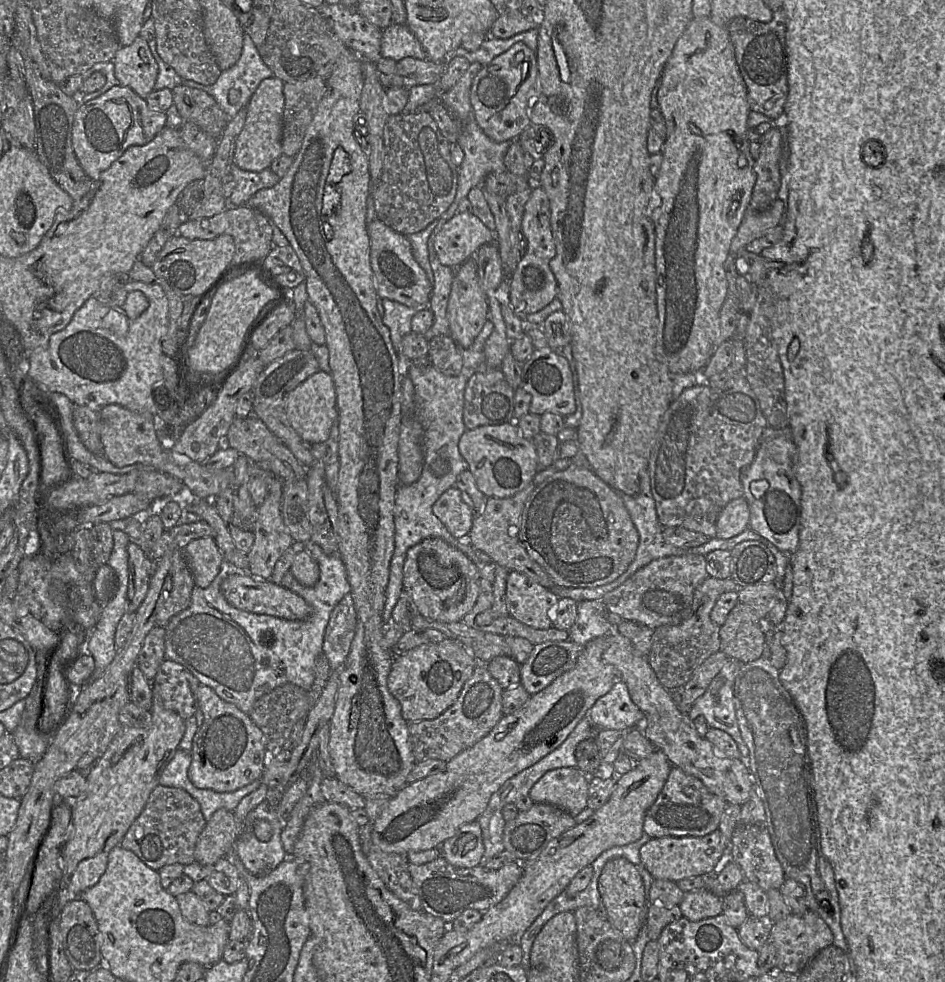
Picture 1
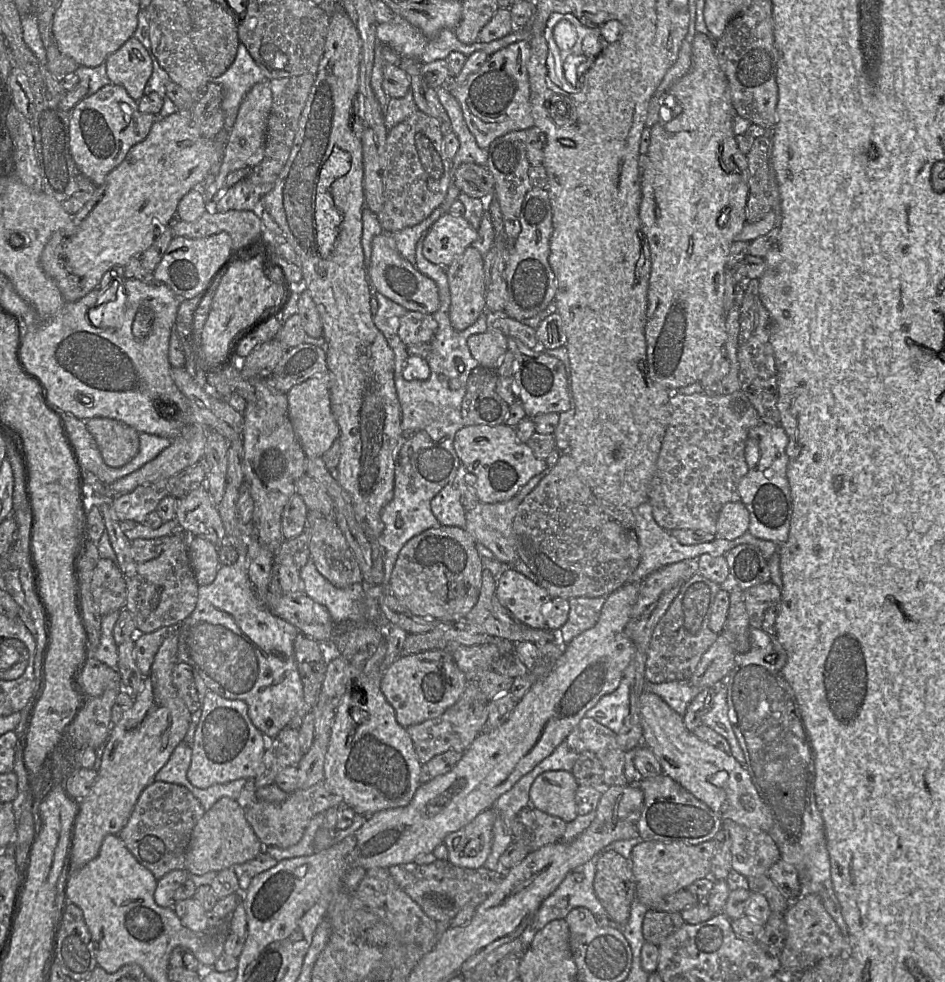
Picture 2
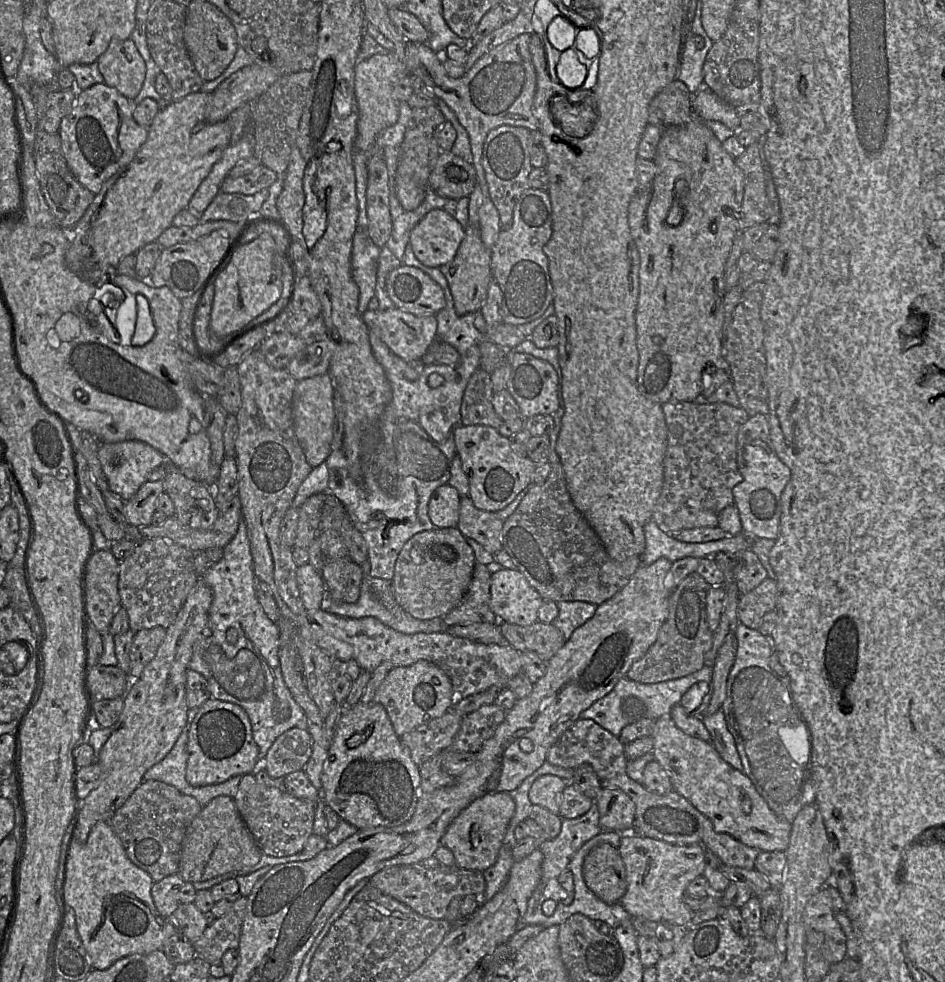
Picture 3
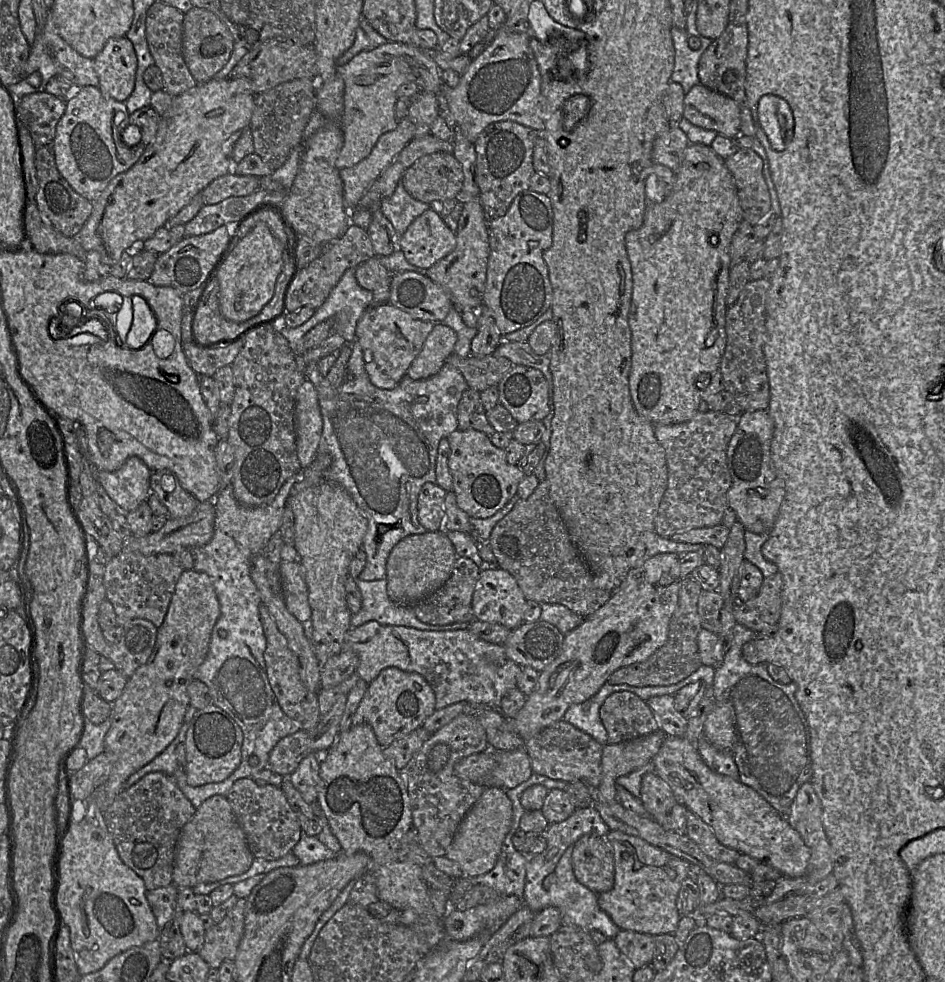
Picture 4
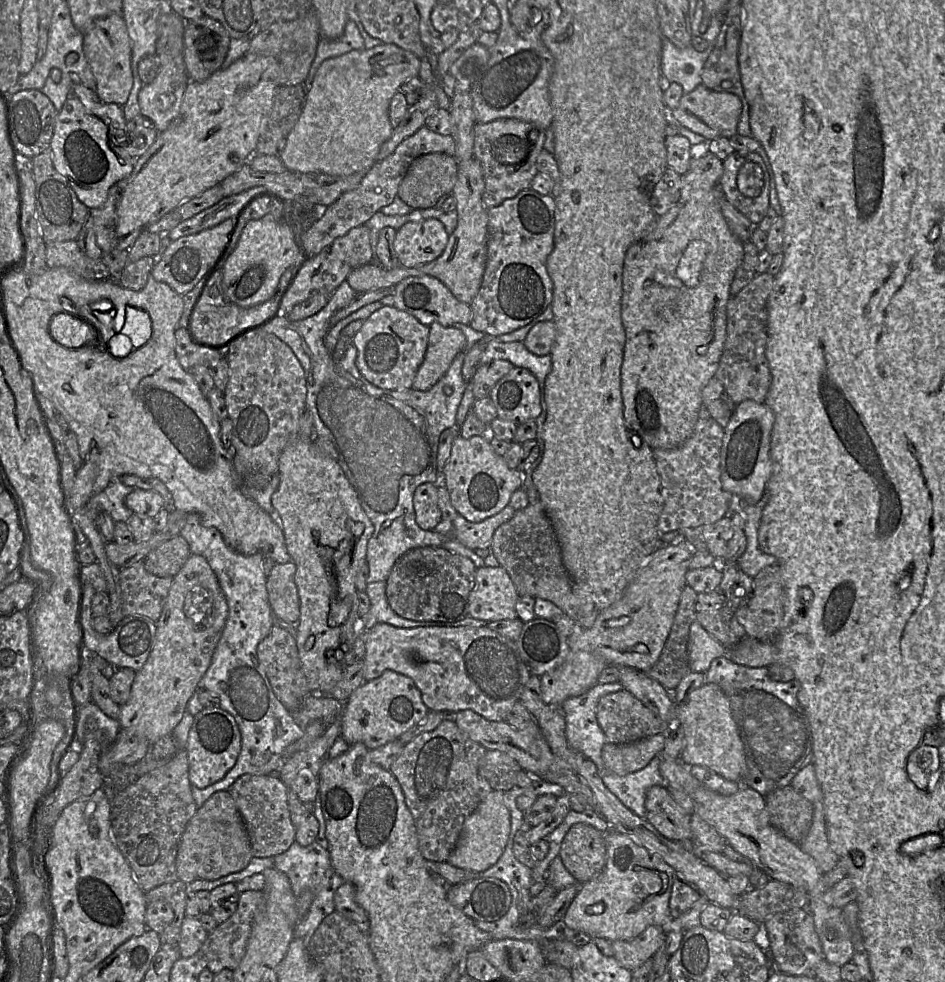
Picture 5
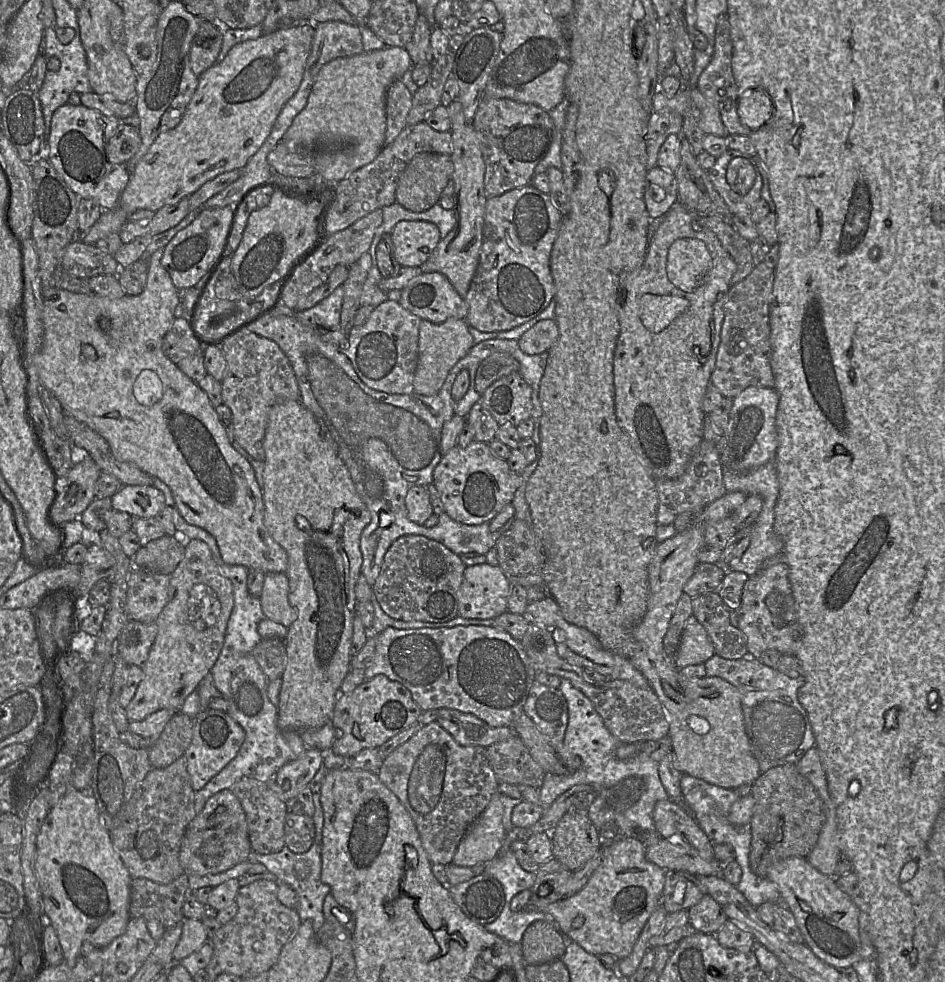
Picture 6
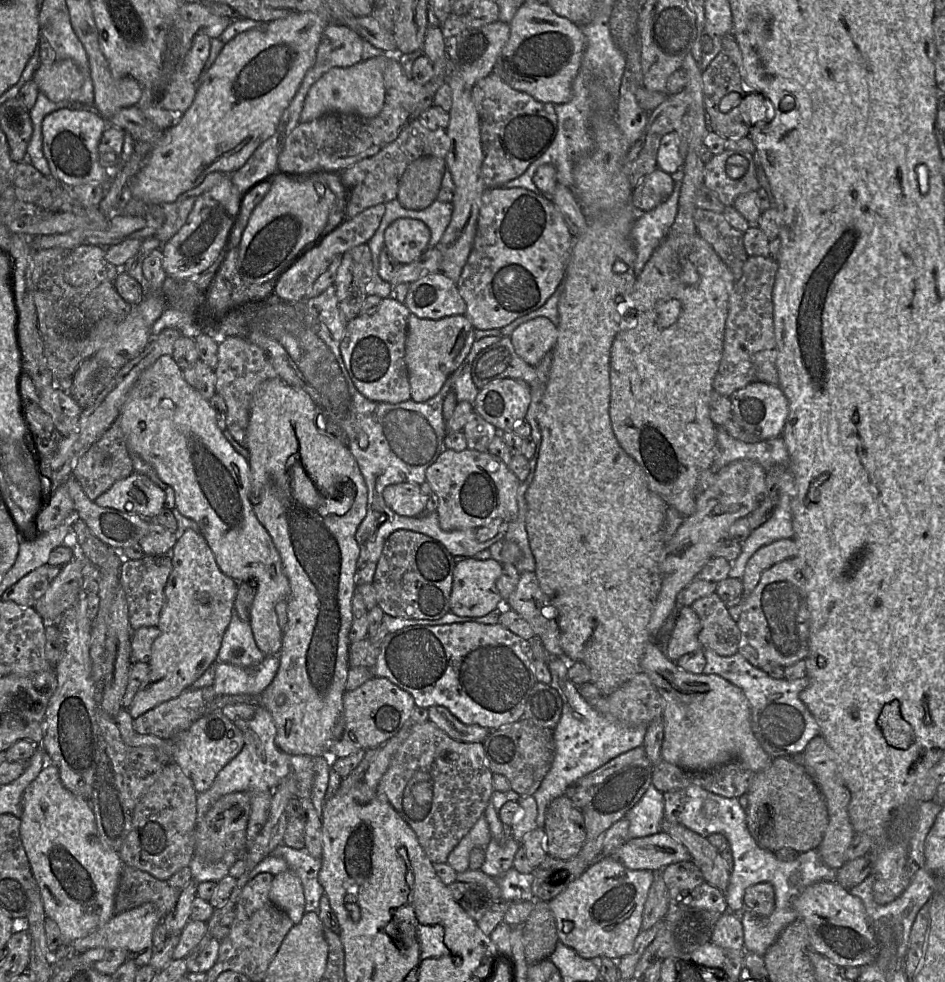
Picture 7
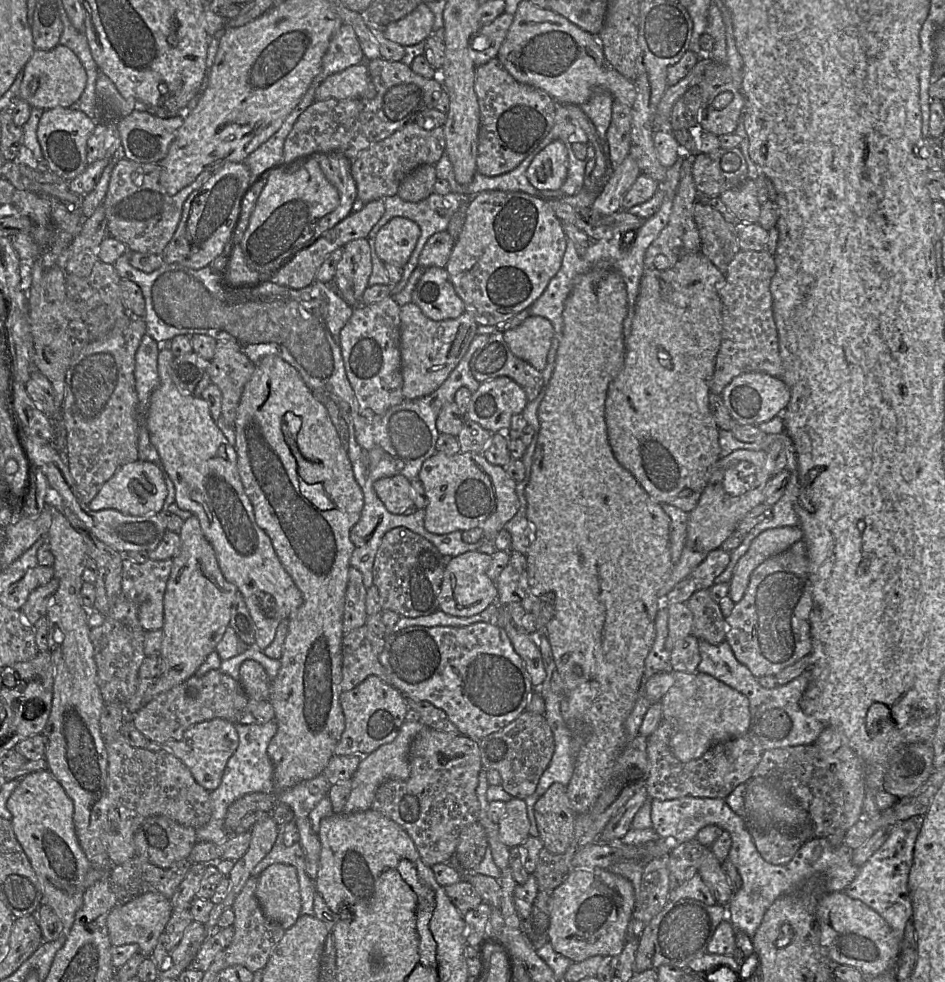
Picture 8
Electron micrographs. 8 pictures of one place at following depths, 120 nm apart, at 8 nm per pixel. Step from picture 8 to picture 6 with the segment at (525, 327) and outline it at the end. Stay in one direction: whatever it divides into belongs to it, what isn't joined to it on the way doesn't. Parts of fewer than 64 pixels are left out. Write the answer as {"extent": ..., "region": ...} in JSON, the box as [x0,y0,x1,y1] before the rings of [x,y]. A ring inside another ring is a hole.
{"extent":[518,319,559,355],"region":[[[543,319],[527,330],[518,340],[522,352],[538,355],[548,352],[559,336],[555,319]]]}

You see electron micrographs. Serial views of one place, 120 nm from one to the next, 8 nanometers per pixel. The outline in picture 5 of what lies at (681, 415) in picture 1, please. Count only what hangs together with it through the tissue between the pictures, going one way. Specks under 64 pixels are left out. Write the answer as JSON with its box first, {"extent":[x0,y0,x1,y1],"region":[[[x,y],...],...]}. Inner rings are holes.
{"extent":[652,418,732,535],"region":[[[699,418],[691,436],[683,444],[673,449],[652,450],[664,501],[657,524],[660,535],[713,524],[731,508],[732,494],[723,489],[720,474],[723,435],[724,428],[713,418]]]}

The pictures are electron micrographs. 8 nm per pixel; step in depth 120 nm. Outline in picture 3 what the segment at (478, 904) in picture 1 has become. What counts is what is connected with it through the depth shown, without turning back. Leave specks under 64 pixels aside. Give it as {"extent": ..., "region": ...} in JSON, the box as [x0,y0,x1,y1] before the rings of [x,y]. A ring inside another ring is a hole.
{"extent":[368,863,486,919],"region":[[[421,863],[391,866],[380,870],[368,879],[368,883],[383,894],[405,904],[416,913],[431,919],[445,919],[447,908],[455,897],[473,894],[482,896],[486,888],[483,872],[454,866],[438,865],[426,868]]]}

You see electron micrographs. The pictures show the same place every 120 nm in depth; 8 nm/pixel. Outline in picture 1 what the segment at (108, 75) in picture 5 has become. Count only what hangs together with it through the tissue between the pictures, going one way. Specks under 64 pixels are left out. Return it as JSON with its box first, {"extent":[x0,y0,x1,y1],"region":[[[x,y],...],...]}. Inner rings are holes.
{"extent":[113,36,158,99],"region":[[[140,36],[125,47],[120,47],[113,59],[119,86],[126,86],[145,99],[154,90],[158,64],[148,43]]]}

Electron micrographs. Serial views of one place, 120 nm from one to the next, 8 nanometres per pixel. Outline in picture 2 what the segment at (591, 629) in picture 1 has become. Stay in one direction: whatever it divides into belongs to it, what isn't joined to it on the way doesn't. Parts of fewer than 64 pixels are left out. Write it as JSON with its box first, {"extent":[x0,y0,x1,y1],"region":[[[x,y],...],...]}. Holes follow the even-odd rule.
{"extent":[552,596,606,645],"region":[[[604,596],[602,597],[573,597],[573,598],[568,599],[569,600],[569,612],[568,612],[567,621],[560,627],[559,630],[552,631],[552,632],[557,632],[560,643],[562,643],[563,645],[566,645],[577,635],[581,634],[583,631],[593,627],[599,618],[605,599],[606,597]]]}

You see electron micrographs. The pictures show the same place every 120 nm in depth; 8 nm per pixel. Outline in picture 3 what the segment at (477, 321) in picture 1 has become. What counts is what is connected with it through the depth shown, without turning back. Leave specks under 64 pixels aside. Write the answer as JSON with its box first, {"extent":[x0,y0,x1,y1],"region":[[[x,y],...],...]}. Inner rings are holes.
{"extent":[439,225,492,316],"region":[[[469,225],[465,232],[455,258],[439,268],[447,279],[458,316],[480,312],[492,281],[491,250],[484,245],[479,228]]]}

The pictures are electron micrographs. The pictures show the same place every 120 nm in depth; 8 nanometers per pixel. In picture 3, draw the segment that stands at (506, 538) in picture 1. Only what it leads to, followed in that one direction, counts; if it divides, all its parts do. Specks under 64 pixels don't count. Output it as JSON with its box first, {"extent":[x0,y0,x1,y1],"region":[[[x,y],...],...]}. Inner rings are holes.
{"extent":[457,497,505,554],"region":[[[460,497],[459,520],[457,528],[466,537],[478,542],[486,551],[494,554],[502,549],[501,530],[505,520],[496,517],[495,512],[484,511],[476,508],[468,497]]]}

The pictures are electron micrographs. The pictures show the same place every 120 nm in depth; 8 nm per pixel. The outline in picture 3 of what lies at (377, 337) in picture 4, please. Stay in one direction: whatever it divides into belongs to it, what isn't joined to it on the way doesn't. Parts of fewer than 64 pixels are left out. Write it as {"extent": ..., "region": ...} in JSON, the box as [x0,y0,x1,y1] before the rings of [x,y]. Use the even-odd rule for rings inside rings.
{"extent":[362,307,437,362],"region":[[[397,307],[381,310],[367,310],[362,314],[363,321],[369,332],[374,332],[389,349],[406,362],[420,361],[429,347],[437,339],[436,315],[416,316]]]}

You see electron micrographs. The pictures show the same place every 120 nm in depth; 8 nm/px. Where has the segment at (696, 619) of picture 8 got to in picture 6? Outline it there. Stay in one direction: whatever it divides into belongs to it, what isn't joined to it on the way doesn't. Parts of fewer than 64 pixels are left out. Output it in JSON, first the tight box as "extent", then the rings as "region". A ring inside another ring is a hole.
{"extent":[693,592,747,659],"region":[[[718,592],[693,598],[693,615],[705,628],[715,653],[726,659],[739,659],[747,654],[746,637],[730,622],[730,612]]]}

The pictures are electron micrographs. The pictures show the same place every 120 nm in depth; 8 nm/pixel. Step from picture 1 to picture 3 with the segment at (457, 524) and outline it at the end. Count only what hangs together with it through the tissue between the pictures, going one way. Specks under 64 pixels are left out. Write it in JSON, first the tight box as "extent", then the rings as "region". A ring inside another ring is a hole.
{"extent":[428,484,460,528],"region":[[[444,484],[432,494],[428,503],[428,516],[437,528],[456,527],[459,520],[460,495],[458,491]]]}

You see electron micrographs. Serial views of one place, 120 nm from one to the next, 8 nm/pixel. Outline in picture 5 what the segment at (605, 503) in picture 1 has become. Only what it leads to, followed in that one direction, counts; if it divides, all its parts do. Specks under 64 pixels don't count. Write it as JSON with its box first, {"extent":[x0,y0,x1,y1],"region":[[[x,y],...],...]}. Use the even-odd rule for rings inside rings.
{"extent":[490,501,598,627],"region":[[[540,501],[515,510],[513,517],[495,530],[490,551],[510,576],[519,596],[548,600],[579,627],[592,626],[598,610],[573,594],[572,580],[563,564],[559,542]]]}

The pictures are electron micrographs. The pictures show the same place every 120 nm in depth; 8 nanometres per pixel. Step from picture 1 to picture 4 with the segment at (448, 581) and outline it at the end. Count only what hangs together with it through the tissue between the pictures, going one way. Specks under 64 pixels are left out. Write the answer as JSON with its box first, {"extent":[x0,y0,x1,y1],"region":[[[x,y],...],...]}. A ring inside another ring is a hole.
{"extent":[386,530,457,605],"region":[[[445,530],[427,531],[402,539],[392,549],[386,563],[389,597],[400,605],[413,605],[420,601],[448,580],[457,557]]]}

